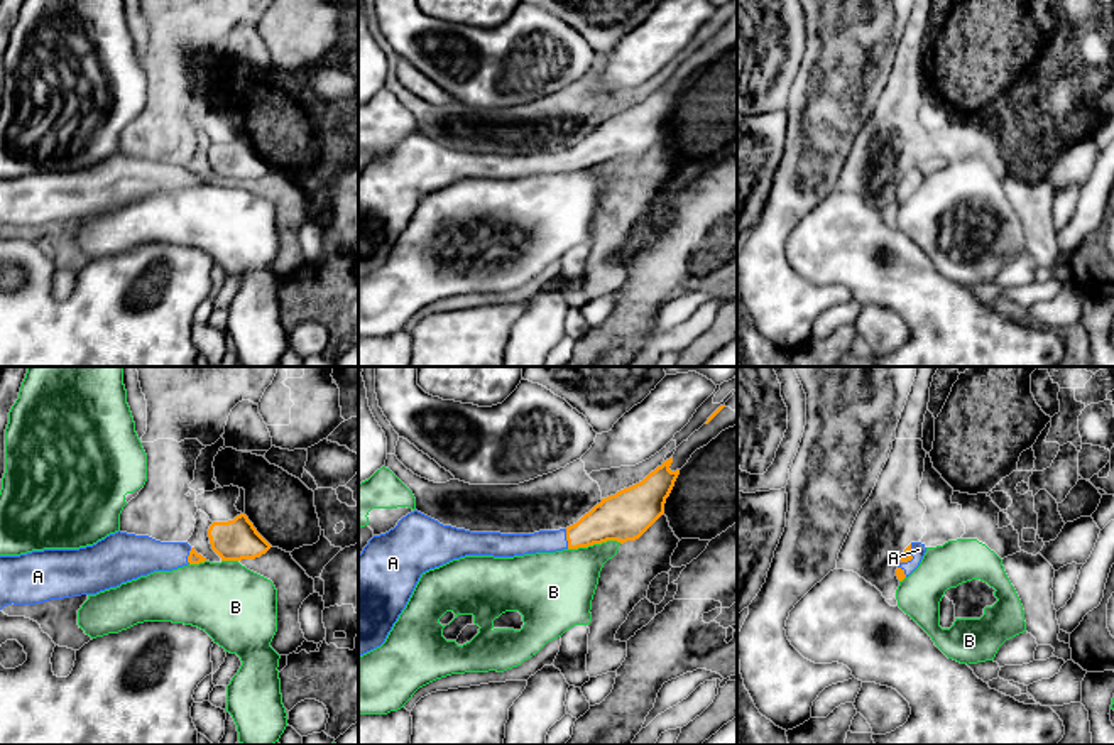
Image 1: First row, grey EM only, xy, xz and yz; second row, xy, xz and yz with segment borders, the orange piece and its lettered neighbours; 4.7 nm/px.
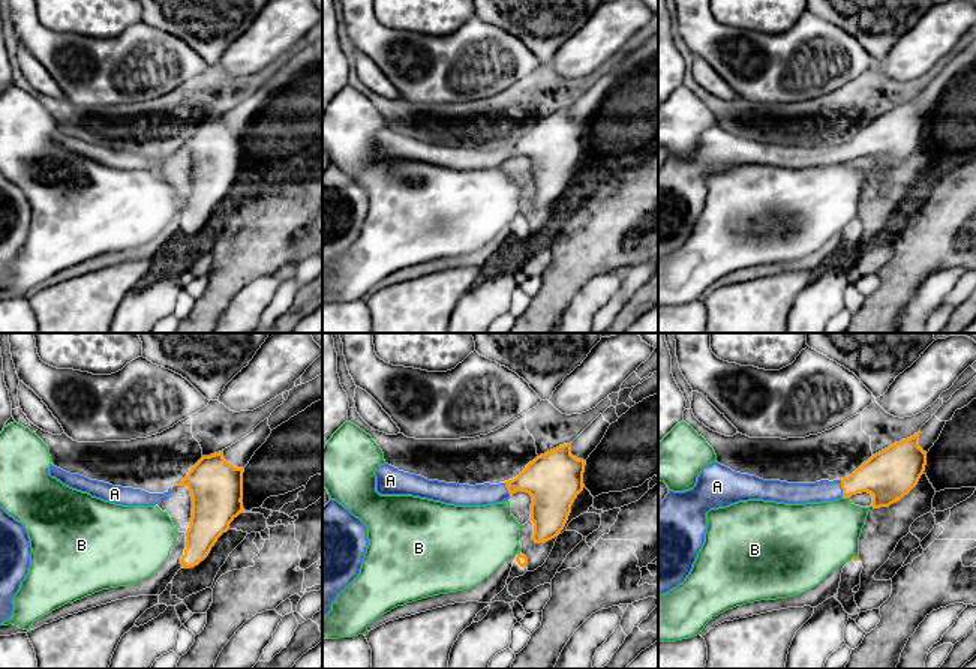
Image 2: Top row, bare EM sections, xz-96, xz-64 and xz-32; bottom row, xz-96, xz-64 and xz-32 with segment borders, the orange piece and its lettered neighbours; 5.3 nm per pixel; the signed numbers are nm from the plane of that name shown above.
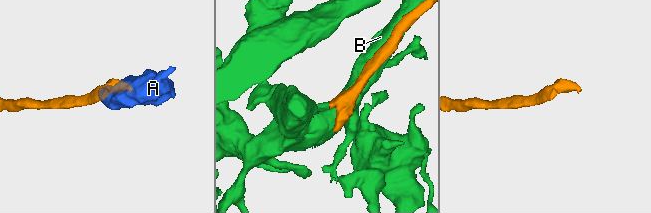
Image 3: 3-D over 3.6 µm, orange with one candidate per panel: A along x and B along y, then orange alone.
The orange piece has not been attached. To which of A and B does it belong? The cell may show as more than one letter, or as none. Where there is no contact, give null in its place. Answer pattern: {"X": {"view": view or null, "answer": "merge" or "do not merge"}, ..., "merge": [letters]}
{"A": {"view": "xz", "answer": "merge"}, "B": {"view": "xz", "answer": "do not merge"}, "merge": ["A"]}

